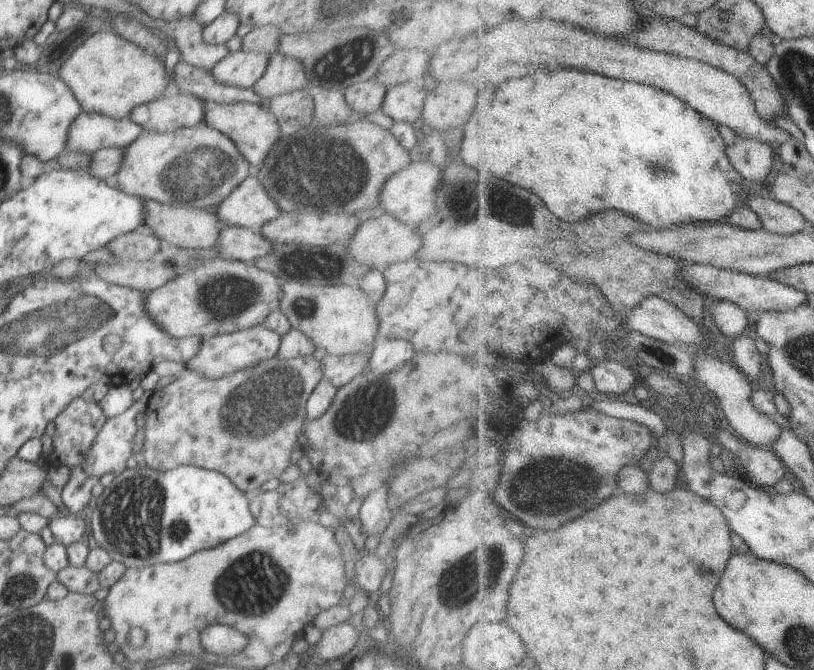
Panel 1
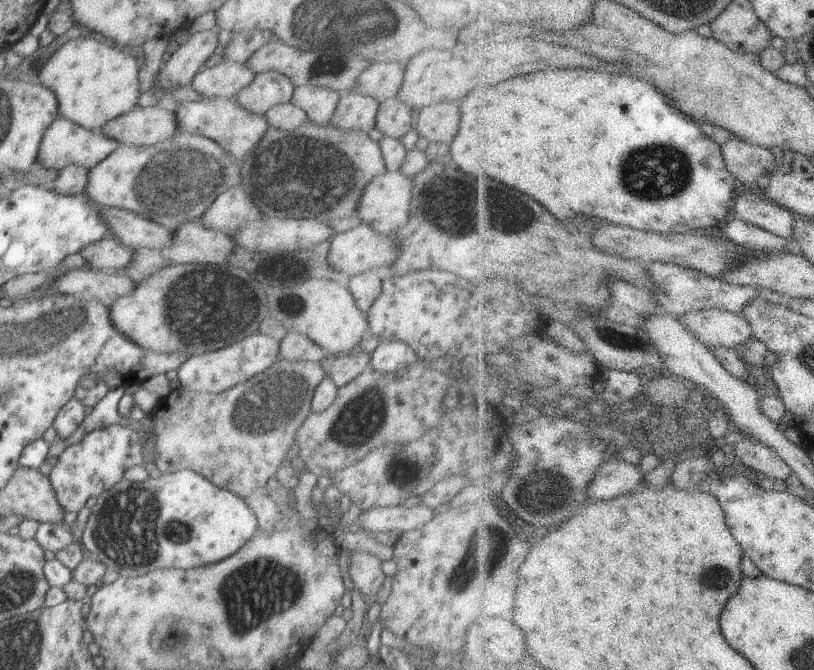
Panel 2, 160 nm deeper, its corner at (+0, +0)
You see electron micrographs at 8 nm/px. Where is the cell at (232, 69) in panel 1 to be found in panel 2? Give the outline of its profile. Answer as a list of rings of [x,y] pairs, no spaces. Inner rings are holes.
[[[222,61],[212,69],[205,68],[193,81],[193,87],[204,97],[235,97],[254,79],[254,72],[245,63]]]

